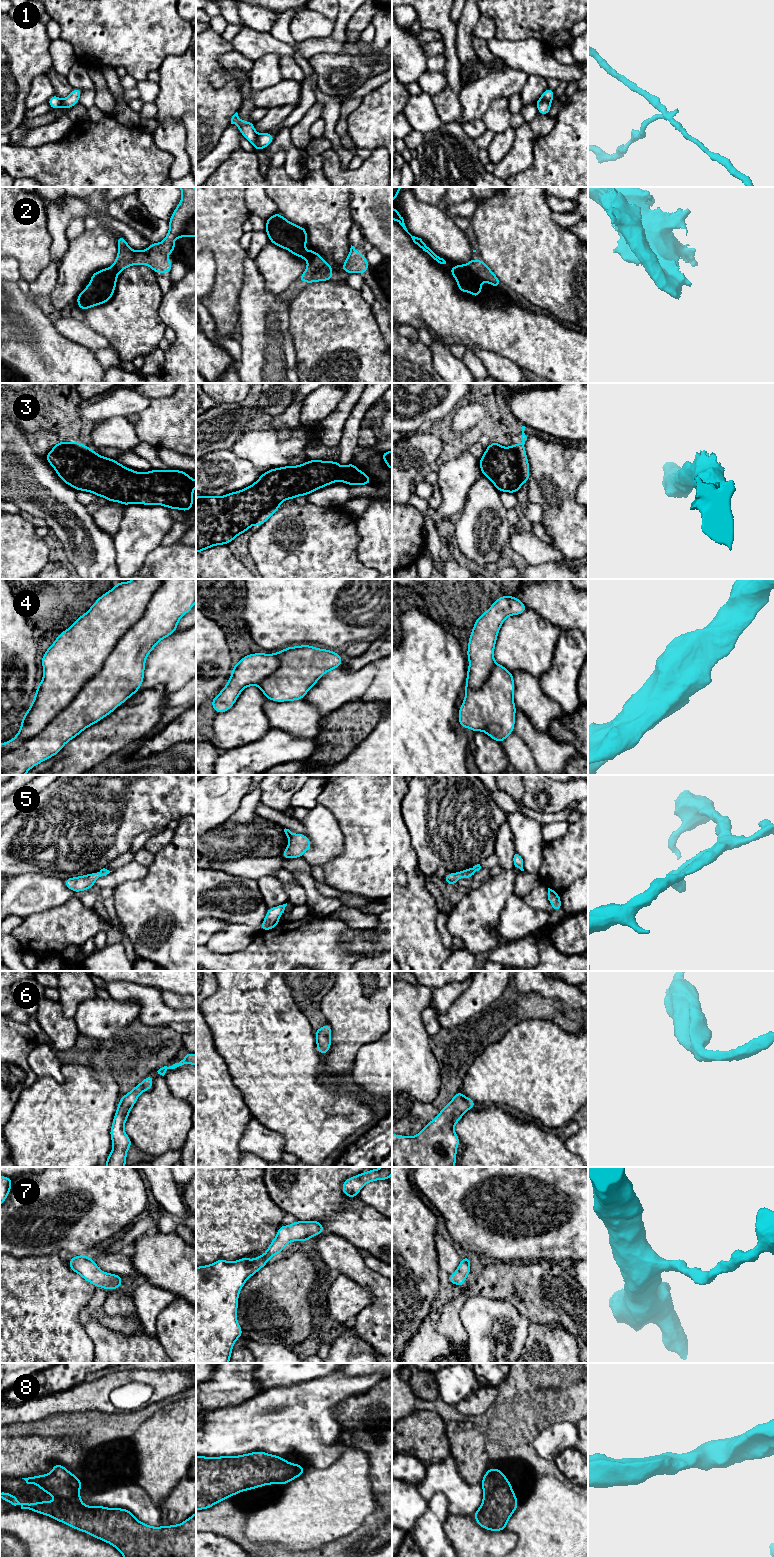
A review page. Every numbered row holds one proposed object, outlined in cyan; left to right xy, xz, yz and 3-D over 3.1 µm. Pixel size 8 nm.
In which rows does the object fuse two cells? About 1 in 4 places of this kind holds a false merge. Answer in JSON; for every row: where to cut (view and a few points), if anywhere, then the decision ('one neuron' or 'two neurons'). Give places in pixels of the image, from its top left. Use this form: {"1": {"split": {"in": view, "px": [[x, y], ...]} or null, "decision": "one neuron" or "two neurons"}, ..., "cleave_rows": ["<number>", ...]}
{"1": {"split": {"in": "xz", "px": [[258, 135], [253, 146]]}, "decision": "two neurons"}, "2": {"split": {"in": "yz", "px": [[464, 265], [479, 279]]}, "decision": "two neurons"}, "3": {"split": null, "decision": "one neuron"}, "4": {"split": {"in": "xy", "px": [[164, 579], [102, 667], [36, 735], [4, 754]]}, "decision": "two neurons"}, "5": {"split": null, "decision": "one neuron"}, "6": {"split": null, "decision": "one neuron"}, "7": {"split": null, "decision": "one neuron"}, "8": {"split": null, "decision": "one neuron"}, "cleave_rows": ["1", "2", "4"]}

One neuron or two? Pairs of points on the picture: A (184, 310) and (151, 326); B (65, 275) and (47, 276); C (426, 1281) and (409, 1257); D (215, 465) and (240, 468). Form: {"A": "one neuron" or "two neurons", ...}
{"A": "two neurons", "B": "two neurons", "C": "one neuron", "D": "one neuron"}

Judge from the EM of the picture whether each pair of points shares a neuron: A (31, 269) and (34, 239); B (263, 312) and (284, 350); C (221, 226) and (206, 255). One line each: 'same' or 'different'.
A: same
B: same
C: different

